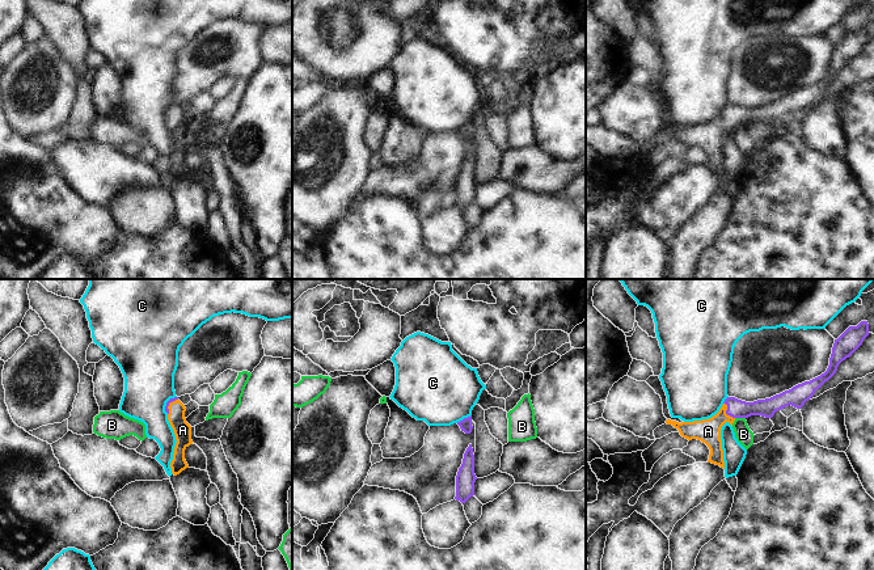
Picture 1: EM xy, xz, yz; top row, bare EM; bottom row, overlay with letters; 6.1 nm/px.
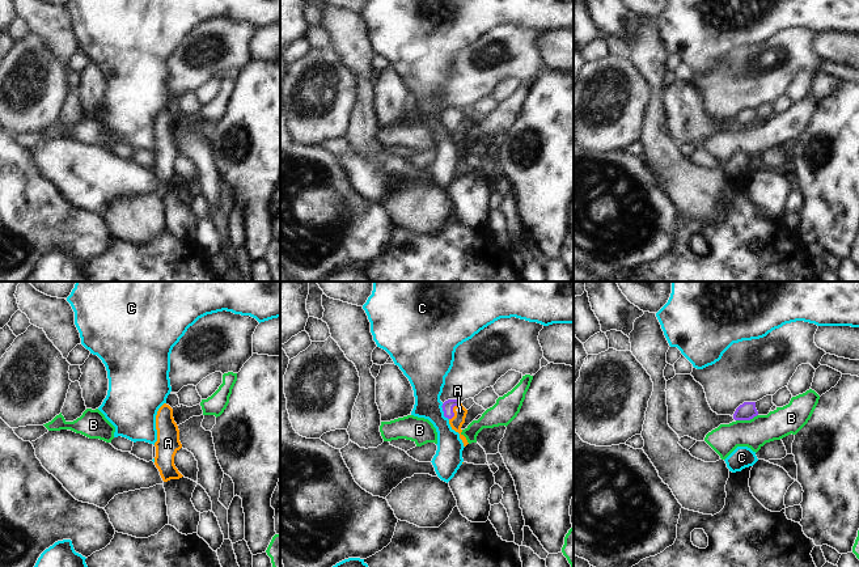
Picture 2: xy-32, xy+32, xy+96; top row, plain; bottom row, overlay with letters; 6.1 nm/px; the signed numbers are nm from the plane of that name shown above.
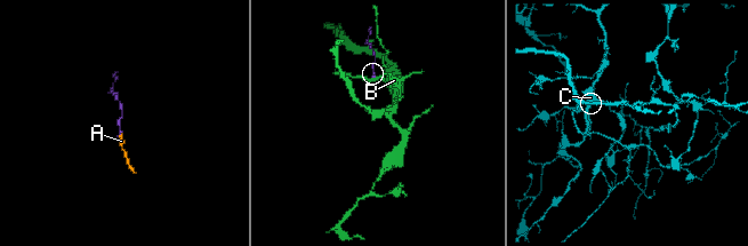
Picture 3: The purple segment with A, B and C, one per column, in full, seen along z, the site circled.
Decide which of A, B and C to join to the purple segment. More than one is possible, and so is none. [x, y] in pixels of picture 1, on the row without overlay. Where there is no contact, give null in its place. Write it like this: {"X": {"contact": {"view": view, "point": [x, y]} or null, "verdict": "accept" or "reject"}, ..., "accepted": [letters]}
{"A": {"contact": {"view": "yz", "point": [726, 118]}, "verdict": "accept"}, "B": {"contact": {"view": "yz", "point": [740, 123]}, "verdict": "reject"}, "C": {"contact": {"view": "xz", "point": [464, 125]}, "verdict": "reject"}, "accepted": ["A"]}

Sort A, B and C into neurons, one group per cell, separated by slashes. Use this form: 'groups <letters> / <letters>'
groups A / B / C

